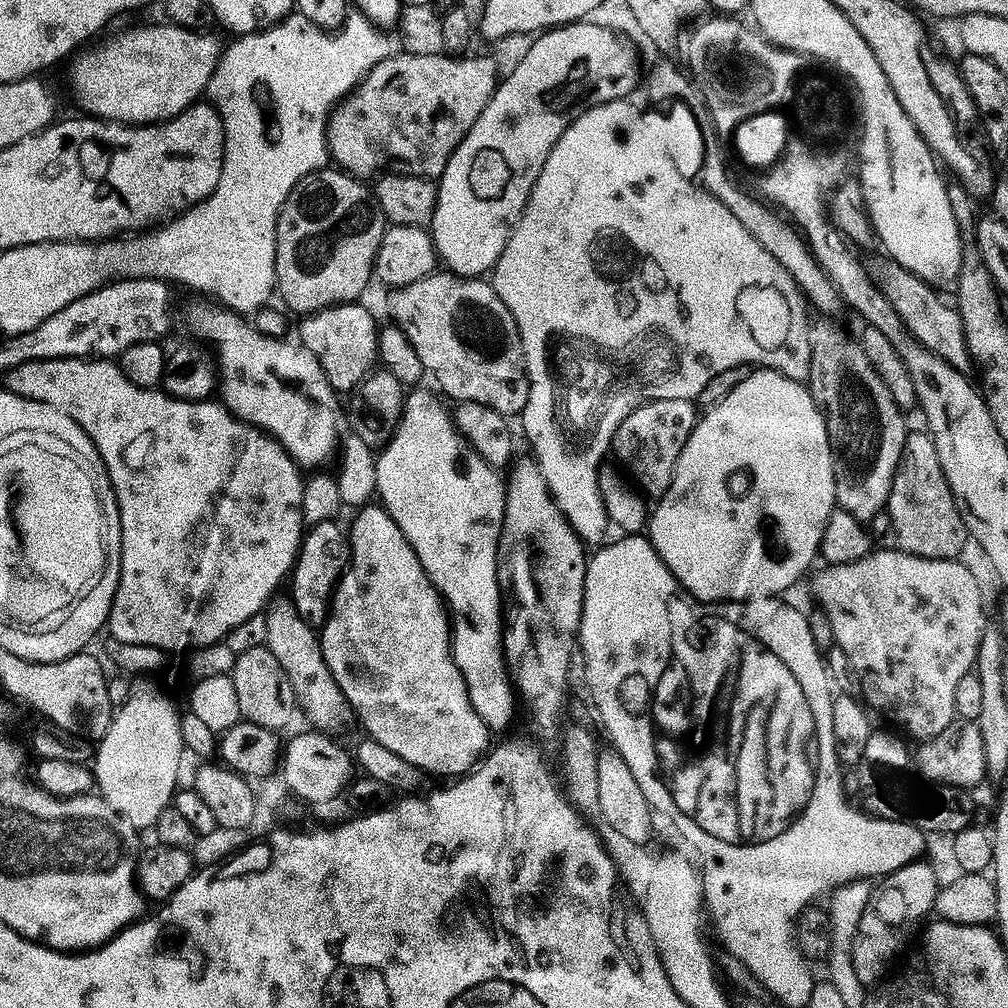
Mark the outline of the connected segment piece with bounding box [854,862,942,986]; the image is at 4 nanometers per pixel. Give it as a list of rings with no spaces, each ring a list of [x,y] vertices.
[[[924,863],[906,866],[892,876],[883,877],[875,885],[866,914],[860,923],[860,938],[854,949],[858,978],[865,986],[879,985],[889,975],[888,967],[903,954],[912,935],[921,931],[922,925],[929,919],[927,916],[931,917],[935,913],[942,880],[936,877],[936,872],[930,865]]]

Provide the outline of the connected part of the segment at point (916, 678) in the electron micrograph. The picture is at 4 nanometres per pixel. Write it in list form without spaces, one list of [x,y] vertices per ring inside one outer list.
[[[873,550],[866,558],[862,558],[853,564],[838,566],[837,568],[828,566],[823,570],[825,572],[818,573],[819,571],[817,571],[815,573],[815,576],[817,575],[816,581],[812,584],[812,592],[816,595],[817,600],[815,603],[820,610],[829,615],[836,635],[835,647],[845,652],[845,656],[851,664],[851,671],[860,680],[861,678],[864,679],[865,697],[863,696],[863,699],[866,701],[867,707],[872,710],[877,708],[886,719],[893,720],[902,731],[909,732],[916,739],[916,742],[938,738],[938,734],[942,734],[942,730],[946,730],[958,719],[954,697],[958,686],[962,683],[962,678],[973,675],[976,659],[982,646],[982,638],[987,627],[985,624],[988,618],[984,614],[984,592],[980,589],[975,574],[960,560],[927,560],[926,558],[911,556],[908,552],[882,552],[877,550]]]

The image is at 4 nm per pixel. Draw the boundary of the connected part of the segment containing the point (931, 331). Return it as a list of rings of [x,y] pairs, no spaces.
[[[884,258],[881,262],[878,283],[882,295],[890,302],[890,306],[894,306],[900,320],[921,346],[942,358],[950,366],[954,366],[959,372],[967,373],[968,367],[973,367],[974,361],[968,352],[966,330],[960,313],[940,297],[943,295],[937,289],[925,280],[919,280],[915,274],[906,271],[891,258]]]

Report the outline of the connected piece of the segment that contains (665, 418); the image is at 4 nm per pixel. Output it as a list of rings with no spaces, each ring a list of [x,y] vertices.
[[[666,398],[643,404],[634,409],[622,426],[618,426],[612,439],[611,455],[621,460],[623,471],[645,497],[665,496],[674,482],[678,458],[682,458],[682,450],[686,450],[686,442],[690,442],[690,434],[697,423],[698,408],[693,401]]]

